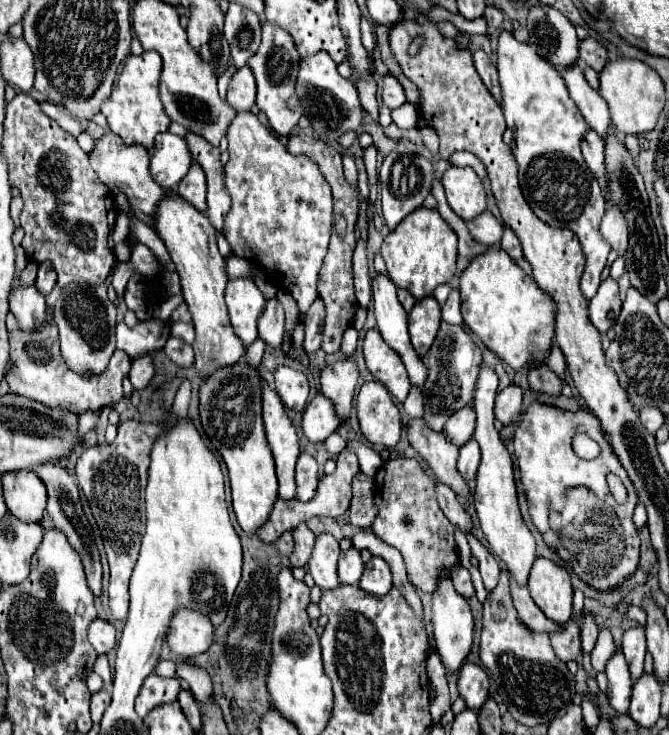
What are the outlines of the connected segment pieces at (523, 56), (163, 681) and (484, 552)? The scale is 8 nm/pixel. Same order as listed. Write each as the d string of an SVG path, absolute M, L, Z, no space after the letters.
M501 30L497 46L497 72L503 96L503 114L507 128L513 130L513 156L519 164L519 186L531 210L549 226L569 228L577 234L583 254L585 270L581 276L581 292L587 300L597 294L599 276L605 268L609 246L601 240L599 224L605 214L605 198L601 186L579 148L579 140L589 130L581 112L573 104L563 78L537 50L519 42L513 32Z
M147 676L141 692L135 700L135 712L139 718L143 718L145 714L151 712L151 708L155 708L159 702L169 702L175 700L177 694L181 692L181 682L179 678L163 678L163 676Z
M467 534L467 540L471 546L471 554L479 560L479 572L481 572L485 588L493 590L499 580L499 564L495 560L495 556L477 540L475 534Z

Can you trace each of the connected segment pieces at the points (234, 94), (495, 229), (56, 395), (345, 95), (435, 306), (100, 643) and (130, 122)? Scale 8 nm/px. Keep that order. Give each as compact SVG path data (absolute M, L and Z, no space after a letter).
M243 66L231 78L227 102L237 114L251 112L251 108L255 106L255 96L257 96L257 86L253 80L253 72L249 72L249 66Z
M483 212L477 218L469 220L467 222L467 228L469 228L471 236L477 242L485 244L485 246L499 244L501 242L501 236L503 236L503 230L505 230L505 226L491 212Z
M9 312L7 314L7 332L9 332L9 344L11 344L9 360L13 362L13 368L5 374L5 380L11 388L11 392L33 398L47 406L71 406L73 412L77 412L77 414L81 414L85 410L101 410L103 406L107 406L107 404L113 406L115 402L121 400L121 396L123 396L121 380L123 380L123 376L129 374L129 364L131 364L131 358L125 352L115 350L109 360L107 370L101 376L83 378L77 372L69 370L65 366L65 362L61 360L59 330L55 328L55 324L49 324L49 328L45 328L45 332L25 334L25 332L21 332L21 328L17 328L17 320Z
M325 50L317 52L311 58L301 60L295 92L305 108L305 116L311 122L313 136L323 140L325 144L341 150L339 138L347 132L355 132L361 126L361 112L363 110L361 110L357 88L353 88L353 84L349 84L349 80L345 80L337 72L335 60Z
M433 296L419 300L409 314L409 334L413 348L419 356L425 356L439 332L441 306Z
M95 618L89 626L89 642L95 648L97 654L107 654L113 646L115 646L117 634L115 634L115 626L107 620Z
M143 52L141 56L129 54L125 64L121 64L117 72L117 80L113 84L113 92L105 102L101 112L107 116L111 130L125 142L125 144L141 144L147 150L153 146L153 140L159 132L169 128L169 116L161 108L157 96L157 84L161 74L161 56L157 52Z

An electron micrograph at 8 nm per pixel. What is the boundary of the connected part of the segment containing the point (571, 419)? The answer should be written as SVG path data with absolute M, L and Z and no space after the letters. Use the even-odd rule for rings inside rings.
M533 402L515 430L513 450L521 484L529 502L529 514L545 544L555 550L575 574L597 590L609 590L631 576L639 564L639 538L633 524L637 492L619 456L613 452L599 420L587 410L561 410ZM587 434L603 452L603 460L583 460L573 452L573 436ZM607 474L615 474L629 492L627 506L617 506L607 486Z

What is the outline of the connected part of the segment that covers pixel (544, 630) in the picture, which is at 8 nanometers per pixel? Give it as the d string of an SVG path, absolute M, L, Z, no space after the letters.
M511 580L511 594L513 594L513 602L515 608L519 612L521 622L531 630L531 632L541 632L541 634L553 634L559 632L561 626L551 622L549 618L545 618L545 614L537 608L537 604L531 600L527 588L517 588Z

